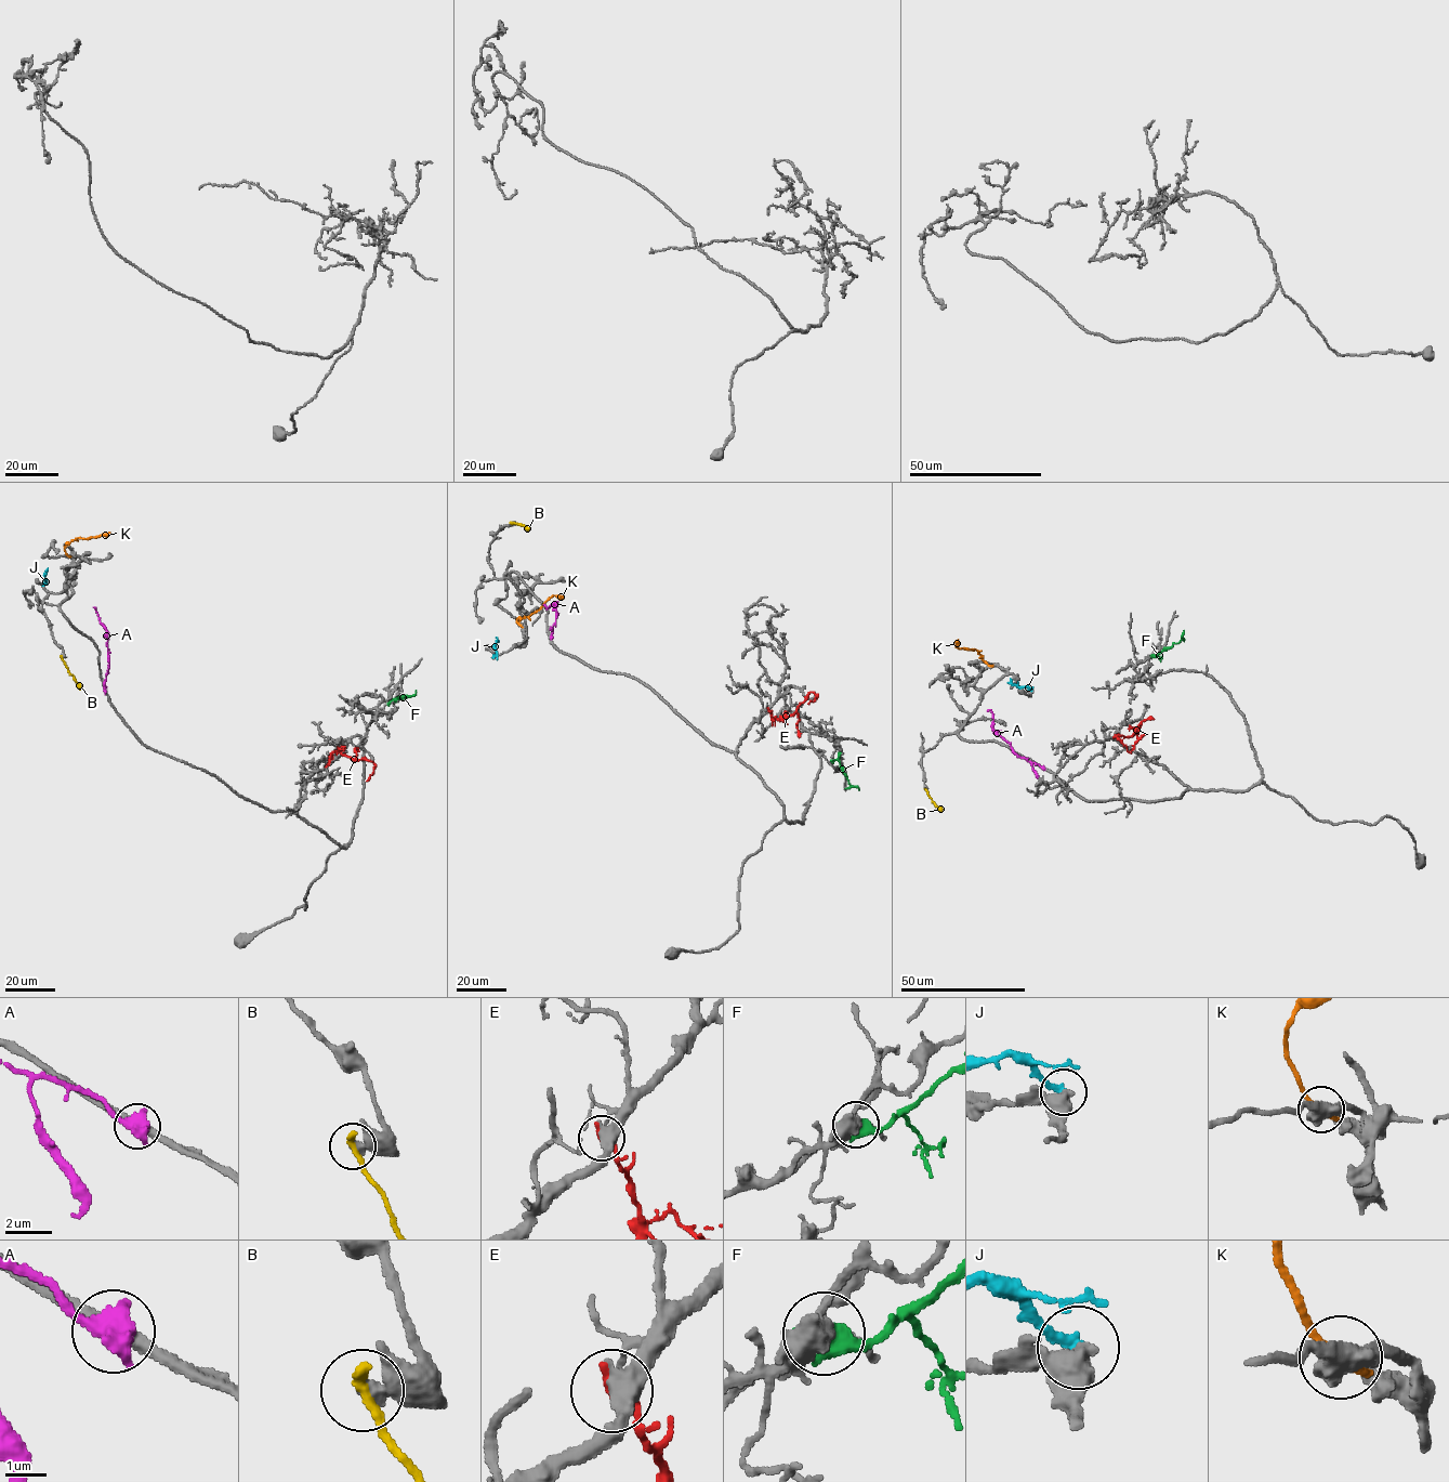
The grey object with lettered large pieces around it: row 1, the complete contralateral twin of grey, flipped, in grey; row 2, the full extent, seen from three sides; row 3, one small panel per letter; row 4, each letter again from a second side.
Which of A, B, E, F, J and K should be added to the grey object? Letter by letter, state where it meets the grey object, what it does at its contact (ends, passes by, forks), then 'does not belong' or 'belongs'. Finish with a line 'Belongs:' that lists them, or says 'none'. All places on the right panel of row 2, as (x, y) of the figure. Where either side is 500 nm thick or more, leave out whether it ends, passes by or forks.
A: (1043, 768) | does not belong
B: (925, 789) | it ends | does not belong
E: (1132, 750) | it ends | does not belong
F: (1153, 655) | does not belong
J: (1031, 691) | it ends | does not belong
K: (990, 666) | does not belong
Belongs: none

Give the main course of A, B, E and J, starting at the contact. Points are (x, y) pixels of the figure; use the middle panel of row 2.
A: (551, 638), (556, 604), (547, 608), (543, 605)
B: (511, 523), (529, 526)
E: (767, 709), (772, 719), (784, 721), (813, 692), (816, 697), (808, 704)
J: (492, 657), (496, 654), (494, 644), (499, 640)

